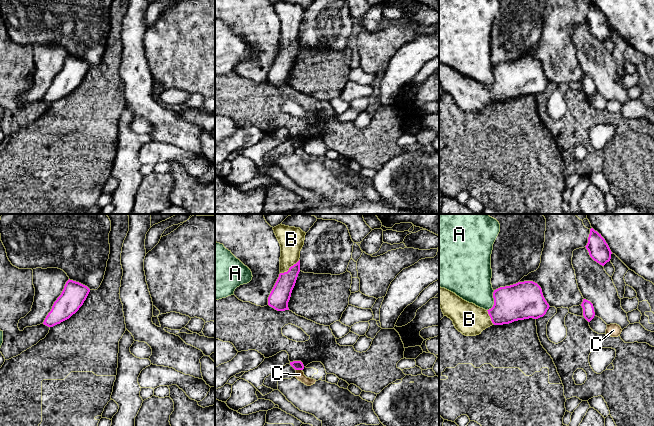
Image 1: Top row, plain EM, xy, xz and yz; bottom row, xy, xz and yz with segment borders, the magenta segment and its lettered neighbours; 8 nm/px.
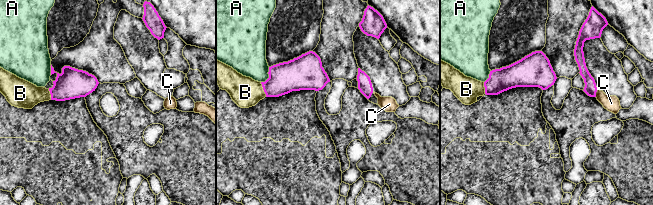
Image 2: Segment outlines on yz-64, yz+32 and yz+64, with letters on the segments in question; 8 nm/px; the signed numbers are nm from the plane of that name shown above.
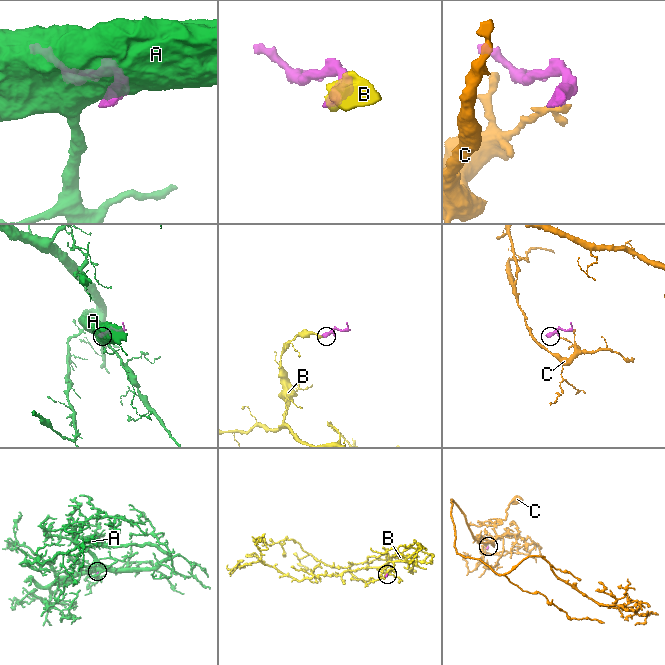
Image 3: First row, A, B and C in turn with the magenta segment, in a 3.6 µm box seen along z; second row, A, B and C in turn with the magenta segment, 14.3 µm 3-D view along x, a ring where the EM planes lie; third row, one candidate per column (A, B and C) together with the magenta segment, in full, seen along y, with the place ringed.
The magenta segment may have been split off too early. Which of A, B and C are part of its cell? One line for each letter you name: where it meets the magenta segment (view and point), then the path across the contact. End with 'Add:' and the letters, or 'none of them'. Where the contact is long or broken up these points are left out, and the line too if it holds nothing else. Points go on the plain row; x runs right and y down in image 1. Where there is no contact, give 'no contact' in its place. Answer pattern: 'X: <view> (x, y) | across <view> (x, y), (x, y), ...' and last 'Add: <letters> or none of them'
B: xz (289, 44) | across xz (279, 73), (287, 55), (289, 44), (291, 15)
Add: B

